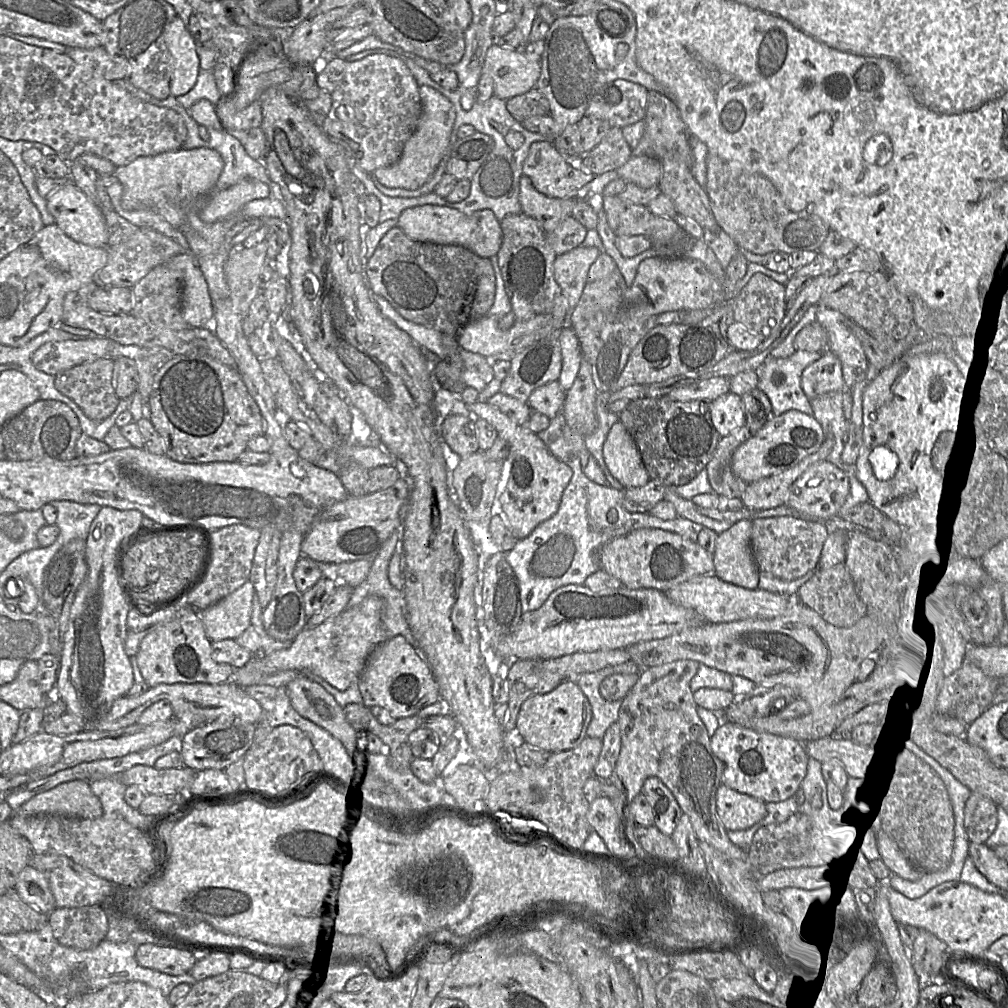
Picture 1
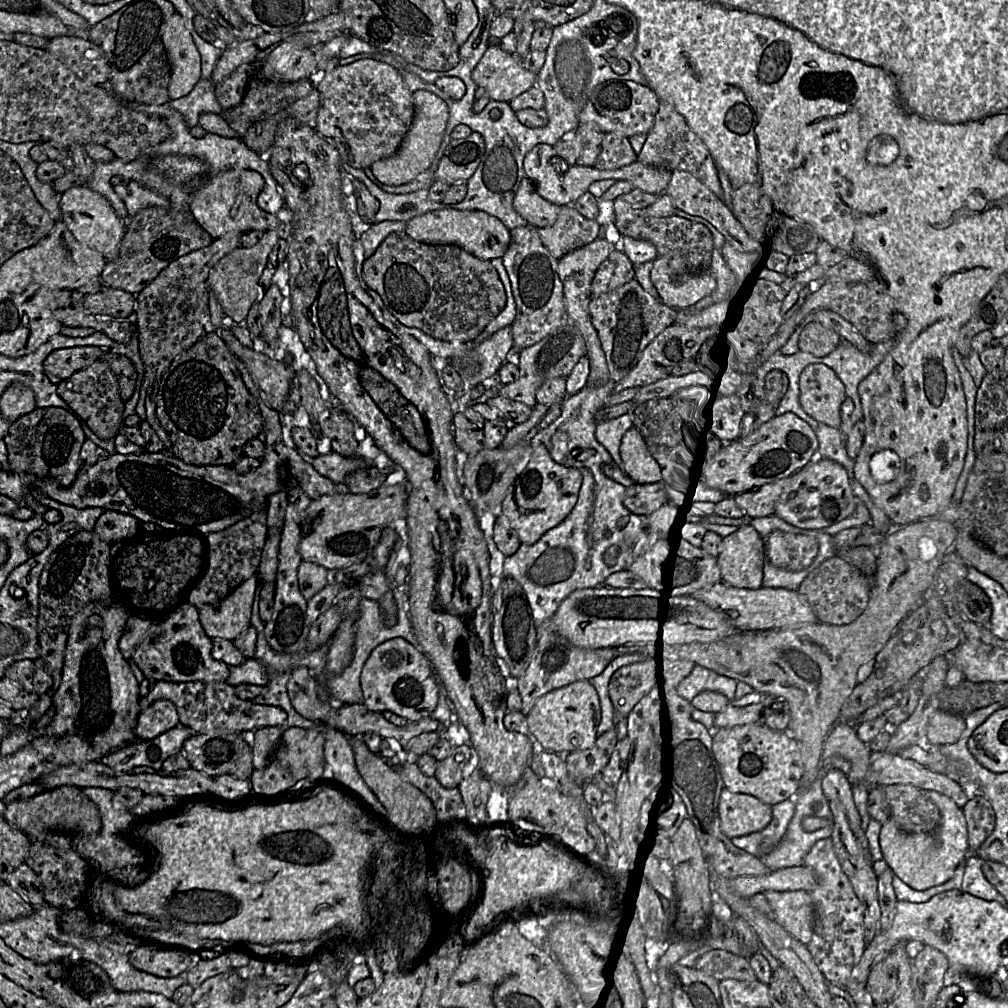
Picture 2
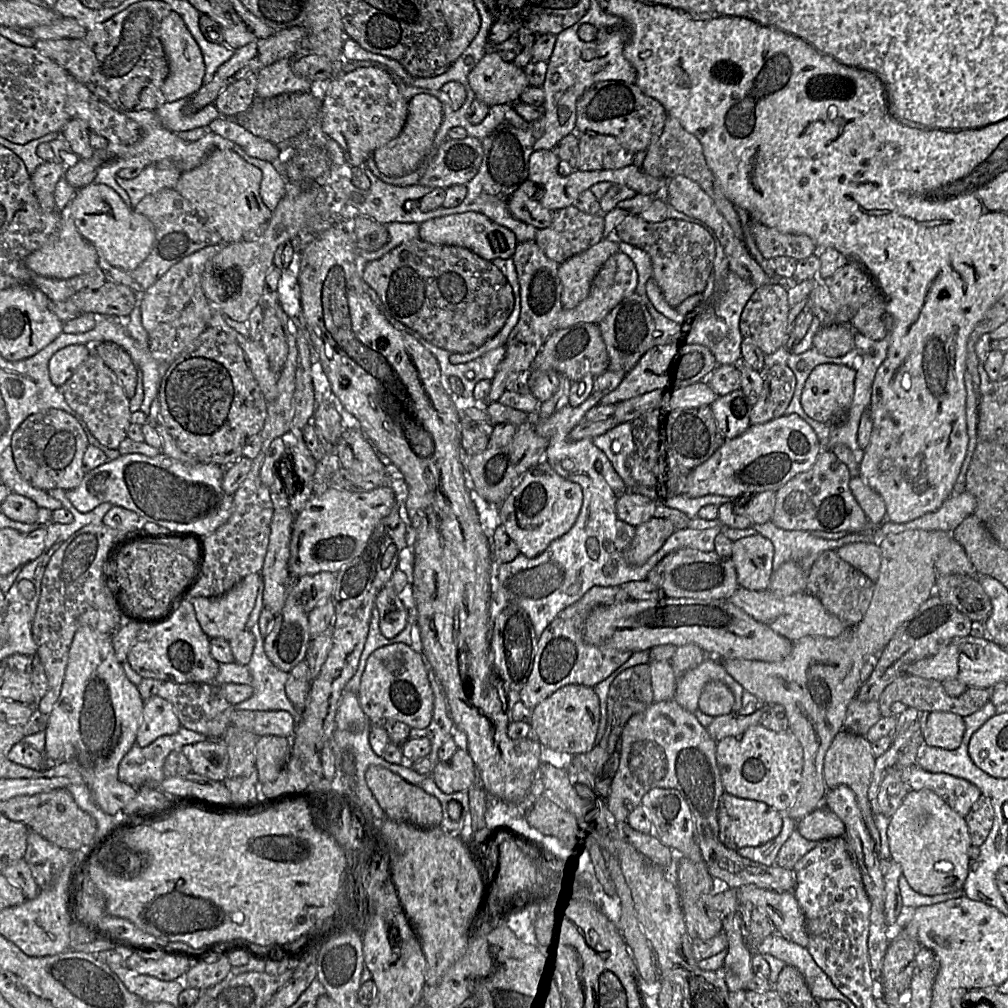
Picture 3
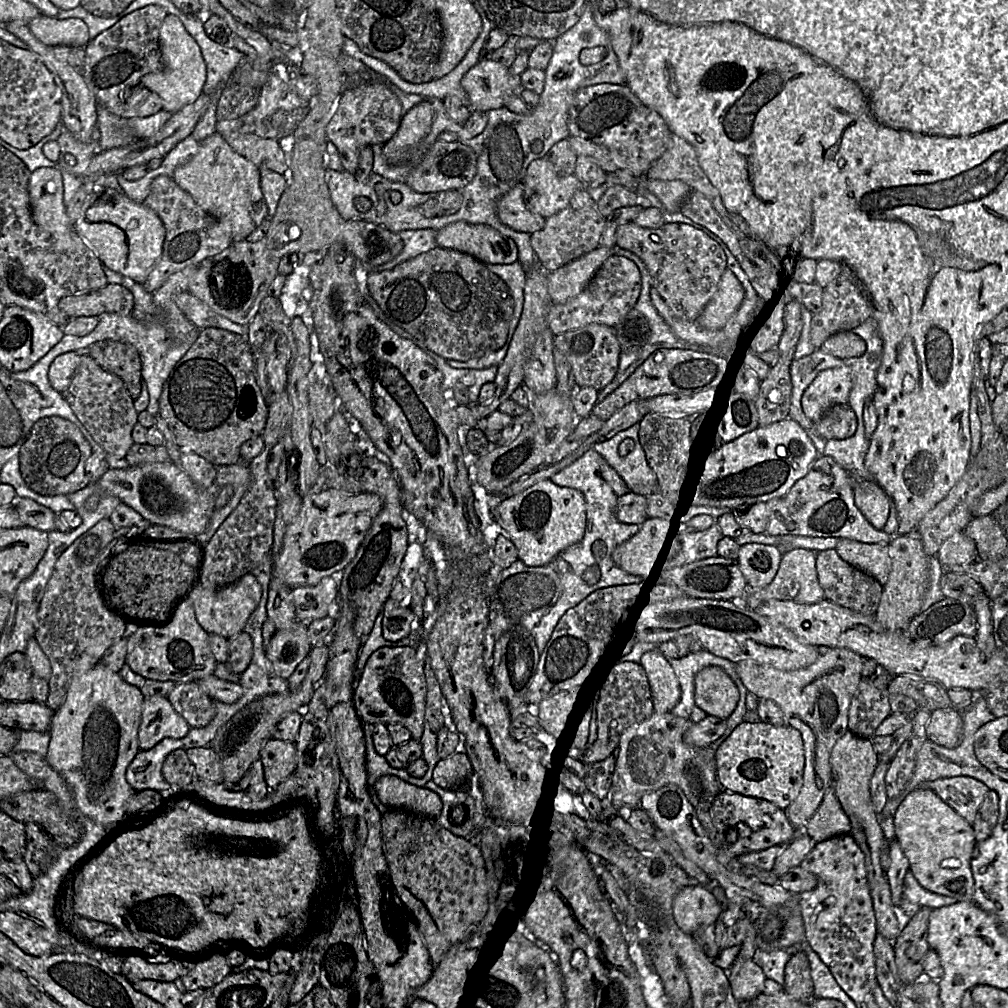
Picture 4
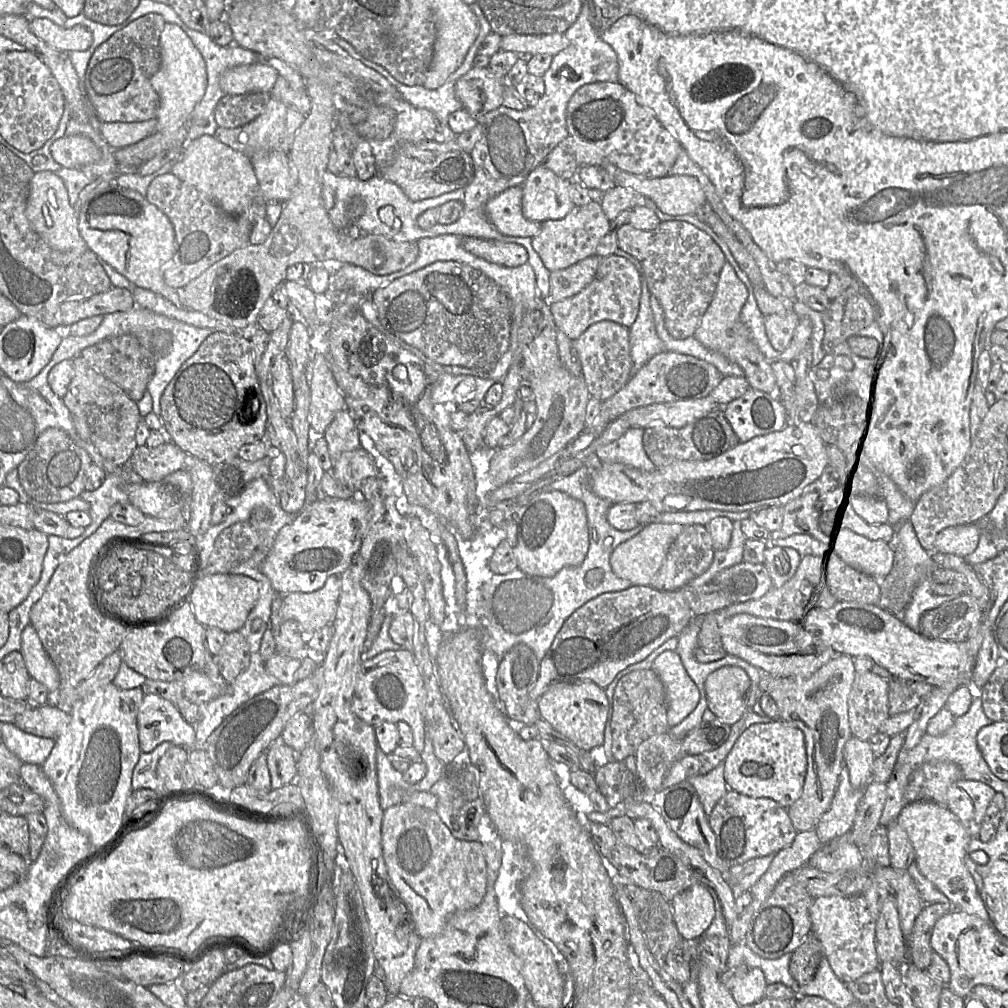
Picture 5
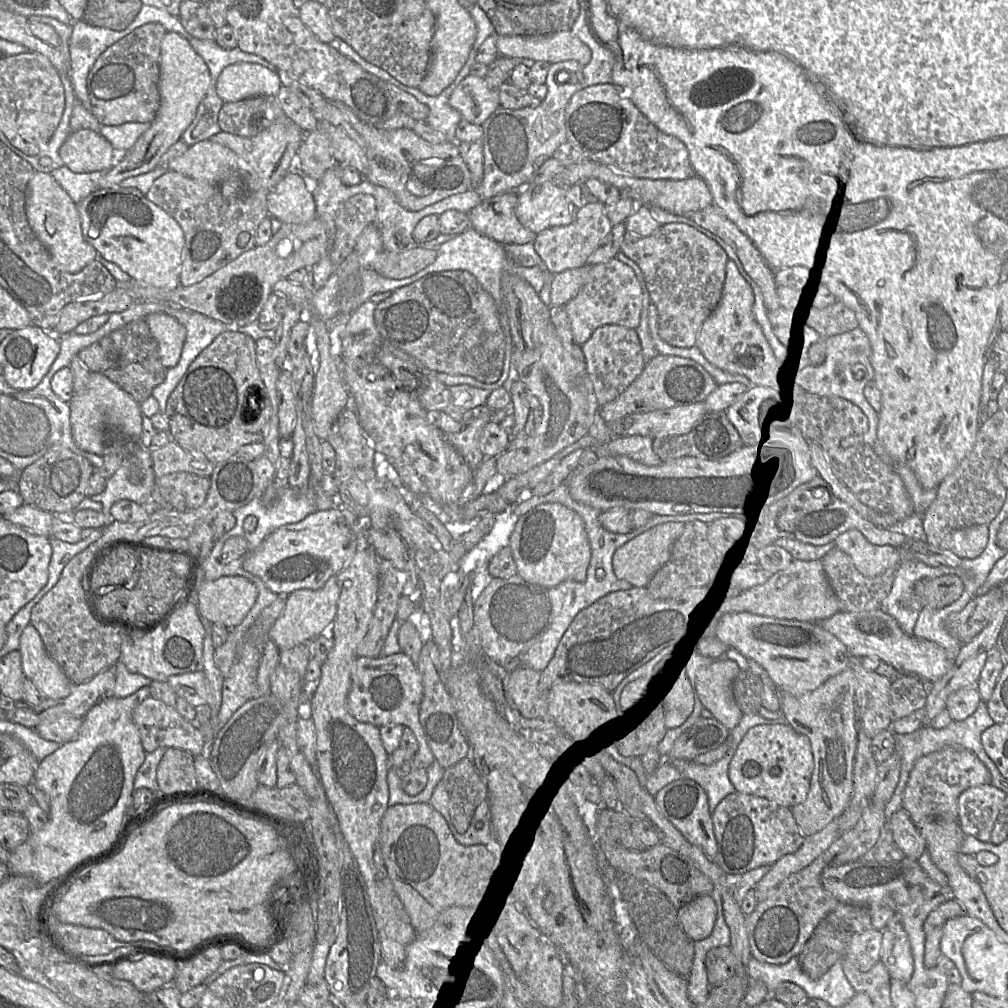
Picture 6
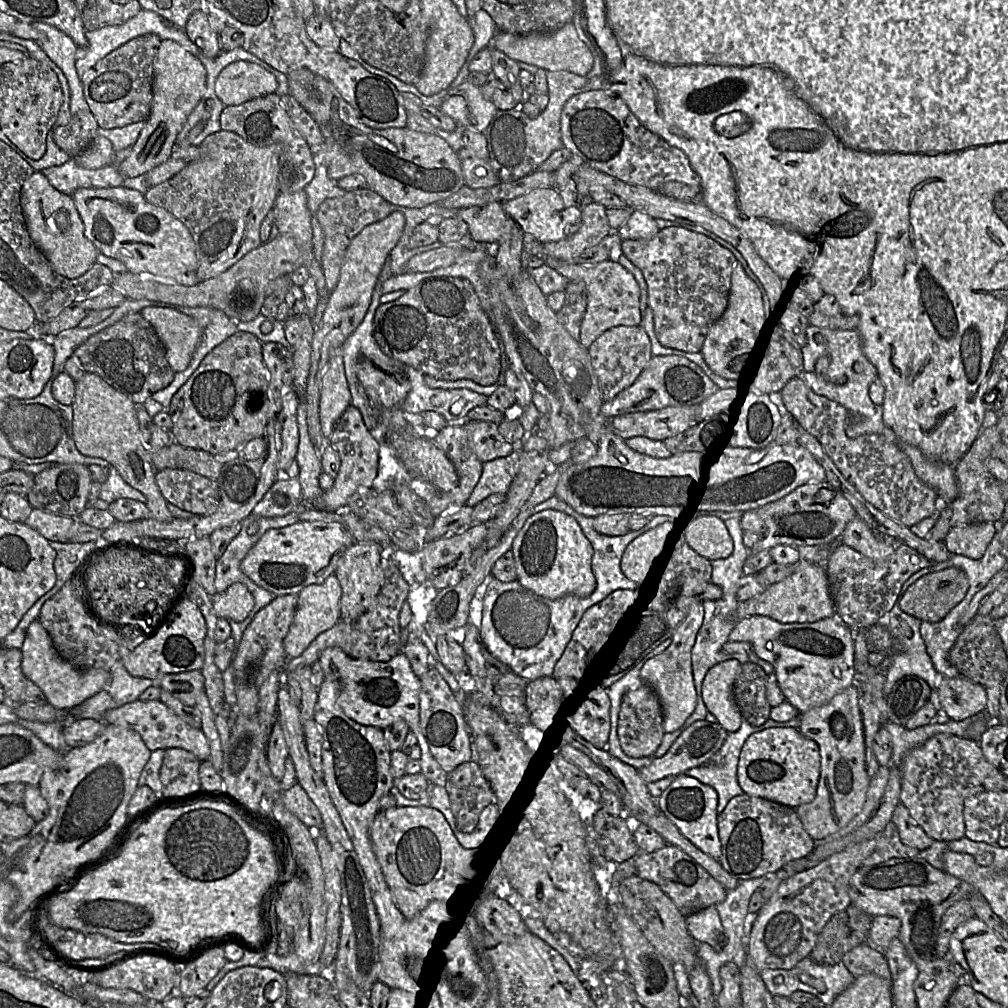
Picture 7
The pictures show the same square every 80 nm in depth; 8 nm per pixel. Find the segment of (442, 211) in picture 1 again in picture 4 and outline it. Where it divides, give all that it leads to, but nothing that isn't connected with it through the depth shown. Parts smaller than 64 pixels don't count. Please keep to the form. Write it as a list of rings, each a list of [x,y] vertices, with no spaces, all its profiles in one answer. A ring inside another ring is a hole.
[[[457,221],[436,233],[437,245],[468,253],[485,264],[518,261],[518,247],[509,237],[486,224]]]

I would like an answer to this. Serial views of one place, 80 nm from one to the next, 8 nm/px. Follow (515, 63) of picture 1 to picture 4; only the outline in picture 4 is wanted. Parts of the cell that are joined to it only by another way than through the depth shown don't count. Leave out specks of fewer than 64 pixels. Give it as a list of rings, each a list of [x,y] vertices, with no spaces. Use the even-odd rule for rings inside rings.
[[[490,60],[478,61],[462,78],[461,87],[465,91],[472,110],[488,112],[505,106],[510,96],[520,90],[520,77],[510,73],[509,68]]]

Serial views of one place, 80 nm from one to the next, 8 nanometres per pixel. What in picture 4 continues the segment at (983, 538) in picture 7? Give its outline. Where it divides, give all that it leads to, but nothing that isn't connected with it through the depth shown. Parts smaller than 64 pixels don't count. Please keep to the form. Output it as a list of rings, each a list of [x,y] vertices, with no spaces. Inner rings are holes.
[[[963,531],[957,532],[943,541],[936,557],[943,570],[952,565],[971,564],[978,560],[974,541]]]

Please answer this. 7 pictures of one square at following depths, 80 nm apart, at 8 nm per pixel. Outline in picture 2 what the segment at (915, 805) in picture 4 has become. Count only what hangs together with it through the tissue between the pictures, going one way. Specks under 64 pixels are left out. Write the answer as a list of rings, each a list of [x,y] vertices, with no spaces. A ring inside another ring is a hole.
[[[927,791],[928,797],[938,807],[940,825],[934,833],[907,833],[900,830],[890,818],[880,831],[879,843],[889,868],[906,885],[923,891],[950,880],[969,854],[967,823],[961,808],[953,800],[936,791]]]

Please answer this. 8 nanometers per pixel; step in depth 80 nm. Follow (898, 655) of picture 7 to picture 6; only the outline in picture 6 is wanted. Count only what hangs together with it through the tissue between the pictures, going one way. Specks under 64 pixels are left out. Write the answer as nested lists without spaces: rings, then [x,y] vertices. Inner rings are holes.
[[[912,559],[901,560],[897,566],[891,591],[881,607],[898,622],[906,634],[914,635],[914,627],[919,615],[918,610],[909,608],[909,600],[917,582],[947,574],[958,575],[961,579],[964,577],[963,573],[958,570],[941,570],[944,566],[932,567]]]

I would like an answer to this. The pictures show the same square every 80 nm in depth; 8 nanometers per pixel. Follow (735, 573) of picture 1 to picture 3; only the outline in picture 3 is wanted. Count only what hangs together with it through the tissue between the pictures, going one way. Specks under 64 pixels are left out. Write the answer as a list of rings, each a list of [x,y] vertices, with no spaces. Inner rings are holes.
[[[759,533],[733,542],[732,561],[739,587],[752,591],[768,589],[774,572],[774,547]]]

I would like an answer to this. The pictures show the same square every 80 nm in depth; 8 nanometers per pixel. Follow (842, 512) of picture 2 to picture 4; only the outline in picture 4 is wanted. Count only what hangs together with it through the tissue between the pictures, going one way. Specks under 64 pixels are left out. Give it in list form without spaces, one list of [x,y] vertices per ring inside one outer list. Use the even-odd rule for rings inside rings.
[[[820,455],[817,460],[815,461],[812,469],[801,479],[796,481],[794,485],[789,489],[789,491],[780,498],[775,498],[774,502],[770,502],[768,504],[768,511],[771,509],[772,512],[768,524],[766,526],[766,530],[764,532],[759,533],[766,533],[770,535],[800,535],[800,536],[808,536],[808,537],[835,537],[838,539],[843,538],[849,538],[854,539],[860,542],[866,542],[866,543],[879,543],[879,544],[888,544],[888,542],[893,537],[892,535],[887,534],[882,529],[876,529],[874,528],[868,520],[863,516],[863,514],[859,511],[857,506],[854,502],[854,481],[853,478],[850,476],[847,470],[845,470],[840,464],[838,464],[833,458],[826,456],[826,455]]]

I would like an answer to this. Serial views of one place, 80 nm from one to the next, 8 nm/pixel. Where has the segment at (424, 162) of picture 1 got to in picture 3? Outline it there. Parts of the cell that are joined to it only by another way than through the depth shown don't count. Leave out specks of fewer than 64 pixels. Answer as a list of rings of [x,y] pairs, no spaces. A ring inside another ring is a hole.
[[[426,93],[415,95],[409,101],[407,119],[400,134],[373,153],[378,169],[391,177],[401,177],[416,170],[431,149],[442,119],[443,105],[436,97]]]

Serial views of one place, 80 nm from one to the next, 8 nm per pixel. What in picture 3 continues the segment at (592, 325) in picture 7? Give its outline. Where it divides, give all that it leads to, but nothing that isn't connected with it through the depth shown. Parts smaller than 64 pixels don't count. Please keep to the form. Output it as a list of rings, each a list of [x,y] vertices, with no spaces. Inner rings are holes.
[[[622,252],[612,255],[595,275],[588,296],[576,307],[564,308],[559,317],[557,329],[565,329],[578,323],[599,324],[617,304],[636,292],[638,282],[638,272],[634,262]]]

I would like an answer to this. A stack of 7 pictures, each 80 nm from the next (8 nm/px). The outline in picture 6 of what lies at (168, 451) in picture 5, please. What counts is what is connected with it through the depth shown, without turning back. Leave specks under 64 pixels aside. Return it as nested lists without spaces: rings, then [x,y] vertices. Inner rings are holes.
[[[170,440],[165,446],[150,449],[155,477],[174,472],[188,472],[210,477],[215,465],[202,453],[188,451]]]

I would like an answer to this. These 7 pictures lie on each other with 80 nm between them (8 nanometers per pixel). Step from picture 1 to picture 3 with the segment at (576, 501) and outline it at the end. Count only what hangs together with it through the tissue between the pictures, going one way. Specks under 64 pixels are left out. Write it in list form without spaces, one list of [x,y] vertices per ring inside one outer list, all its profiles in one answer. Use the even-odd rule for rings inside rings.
[[[607,370],[603,374],[595,377],[595,383],[591,395],[579,406],[570,405],[555,413],[548,419],[540,420],[537,414],[534,417],[534,428],[536,432],[547,437],[549,444],[545,454],[545,461],[550,463],[555,471],[563,478],[578,483],[583,492],[583,501],[577,520],[571,530],[554,540],[549,547],[540,555],[528,558],[524,554],[519,554],[512,562],[501,564],[498,575],[498,589],[505,599],[522,608],[529,616],[538,637],[553,619],[566,607],[578,601],[593,586],[621,586],[628,581],[638,581],[647,578],[649,572],[658,565],[664,557],[661,557],[661,549],[653,554],[642,566],[634,566],[627,559],[627,549],[635,535],[635,527],[620,520],[616,513],[617,494],[606,482],[603,475],[595,467],[597,462],[609,461],[607,456],[594,445],[593,438],[584,438],[578,441],[569,439],[569,433],[584,418],[585,414],[593,407],[600,404],[601,399],[610,391],[614,390],[624,379],[626,372]]]

